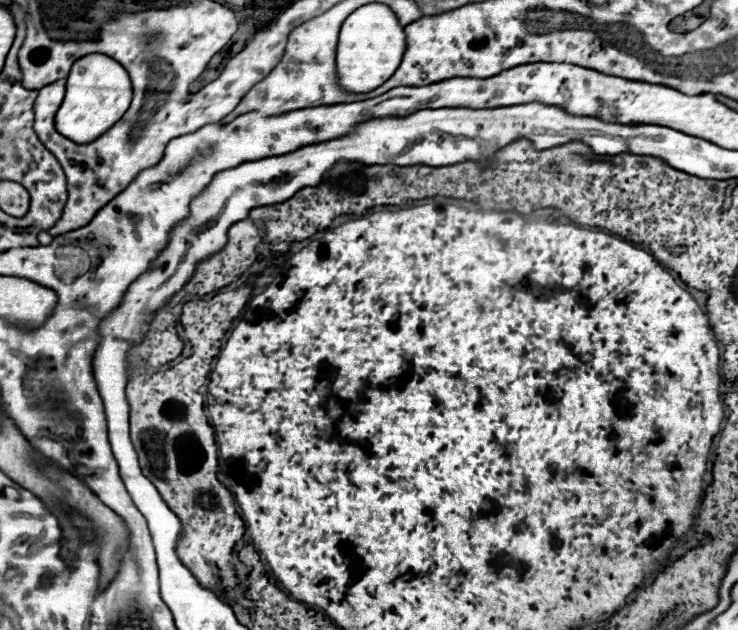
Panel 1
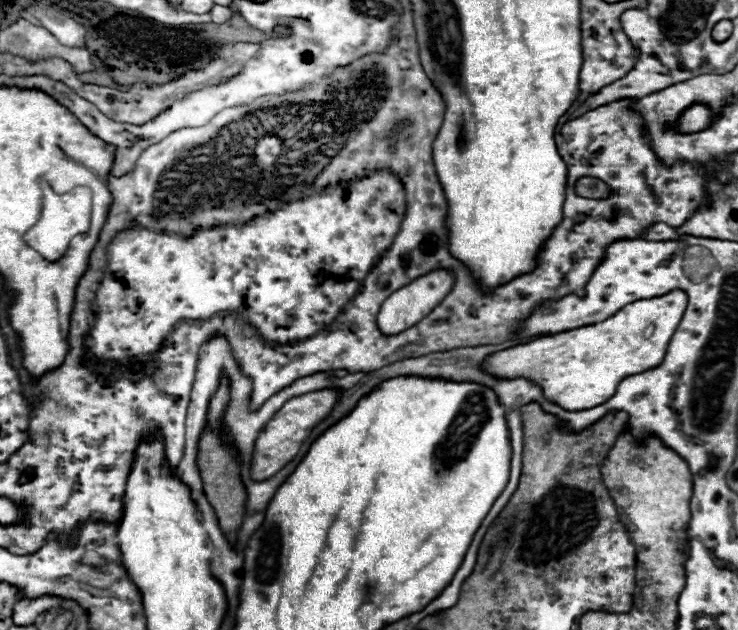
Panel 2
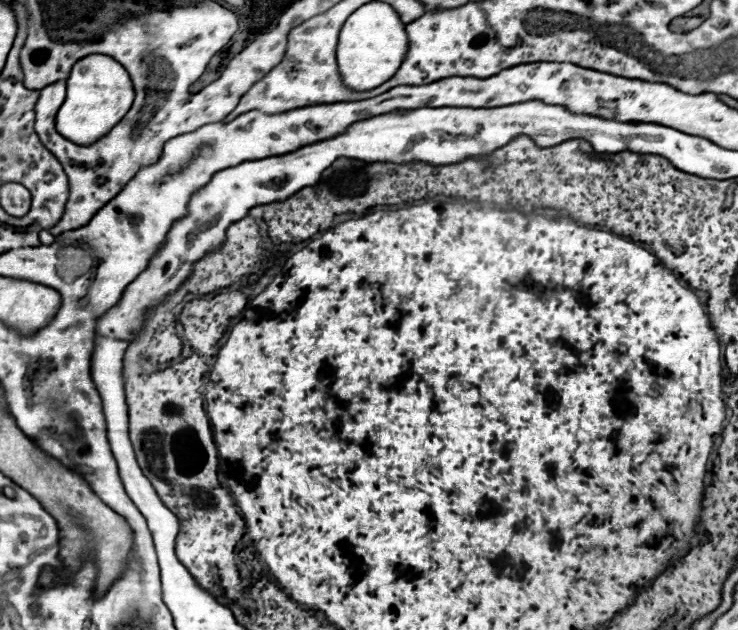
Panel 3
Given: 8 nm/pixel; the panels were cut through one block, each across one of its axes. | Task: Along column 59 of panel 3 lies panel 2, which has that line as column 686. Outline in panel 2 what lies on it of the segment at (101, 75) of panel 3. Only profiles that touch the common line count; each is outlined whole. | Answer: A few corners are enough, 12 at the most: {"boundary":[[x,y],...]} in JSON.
{"boundary":[[696,104],[680,118],[684,132],[704,130],[712,120],[706,106]]}

